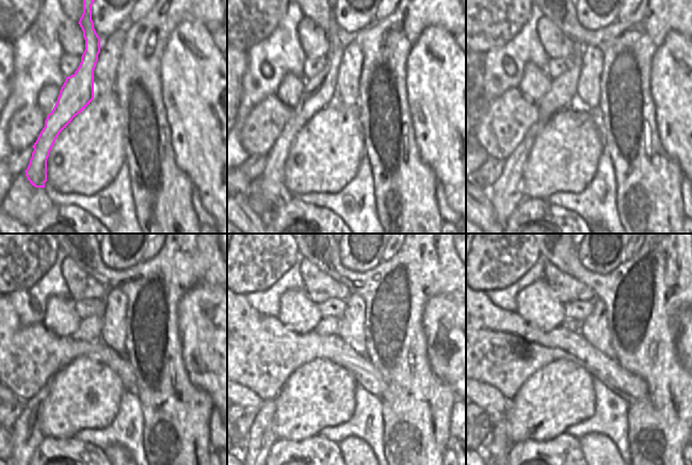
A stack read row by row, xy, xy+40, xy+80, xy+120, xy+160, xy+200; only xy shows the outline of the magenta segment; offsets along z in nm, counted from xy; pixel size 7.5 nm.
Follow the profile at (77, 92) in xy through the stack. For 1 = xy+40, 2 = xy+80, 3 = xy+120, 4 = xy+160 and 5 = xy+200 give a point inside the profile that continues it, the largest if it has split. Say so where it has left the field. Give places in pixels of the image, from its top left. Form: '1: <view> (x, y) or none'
1: xy+40 (320, 91)
2: xy+80 (505, 194)
3: xy+120 (27, 435)
4: xy+160 (261, 437)
5: xy+200 (499, 444)

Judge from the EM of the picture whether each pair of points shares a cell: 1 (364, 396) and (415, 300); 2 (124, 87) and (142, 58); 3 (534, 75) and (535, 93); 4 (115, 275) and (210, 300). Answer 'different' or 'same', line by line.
1: different
2: same
3: same
4: different

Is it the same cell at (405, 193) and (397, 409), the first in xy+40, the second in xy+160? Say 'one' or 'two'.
one

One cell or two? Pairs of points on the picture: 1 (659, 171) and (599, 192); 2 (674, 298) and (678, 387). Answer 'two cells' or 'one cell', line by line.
1: two cells
2: one cell

